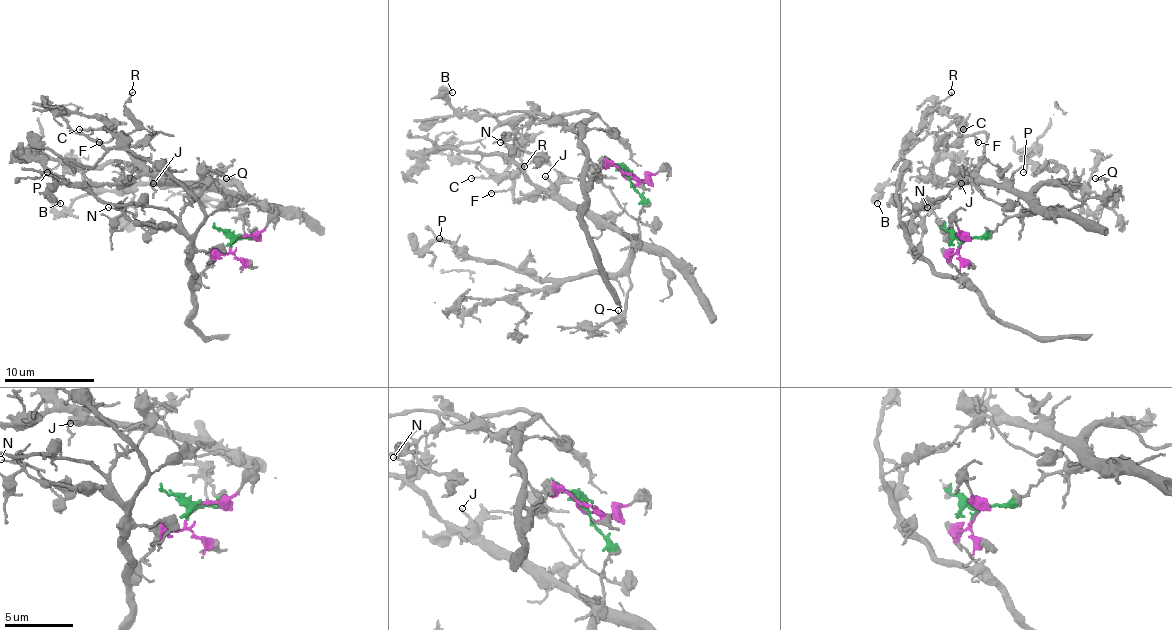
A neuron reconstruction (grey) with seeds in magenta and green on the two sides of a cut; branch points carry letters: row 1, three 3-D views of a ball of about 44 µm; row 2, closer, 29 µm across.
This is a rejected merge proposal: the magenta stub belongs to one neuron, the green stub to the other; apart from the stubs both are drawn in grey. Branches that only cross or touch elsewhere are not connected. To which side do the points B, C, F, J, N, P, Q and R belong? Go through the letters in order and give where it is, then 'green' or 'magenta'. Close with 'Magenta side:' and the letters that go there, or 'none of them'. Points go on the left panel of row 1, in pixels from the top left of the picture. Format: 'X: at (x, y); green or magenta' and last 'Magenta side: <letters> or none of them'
B: at (60, 203); magenta
C: at (79, 129); green
F: at (99, 142); green
J: at (153, 183); green
N: at (108, 207); magenta
P: at (47, 172); green
Q: at (226, 178); green
R: at (132, 92); magenta
Magenta side: B, N, R

